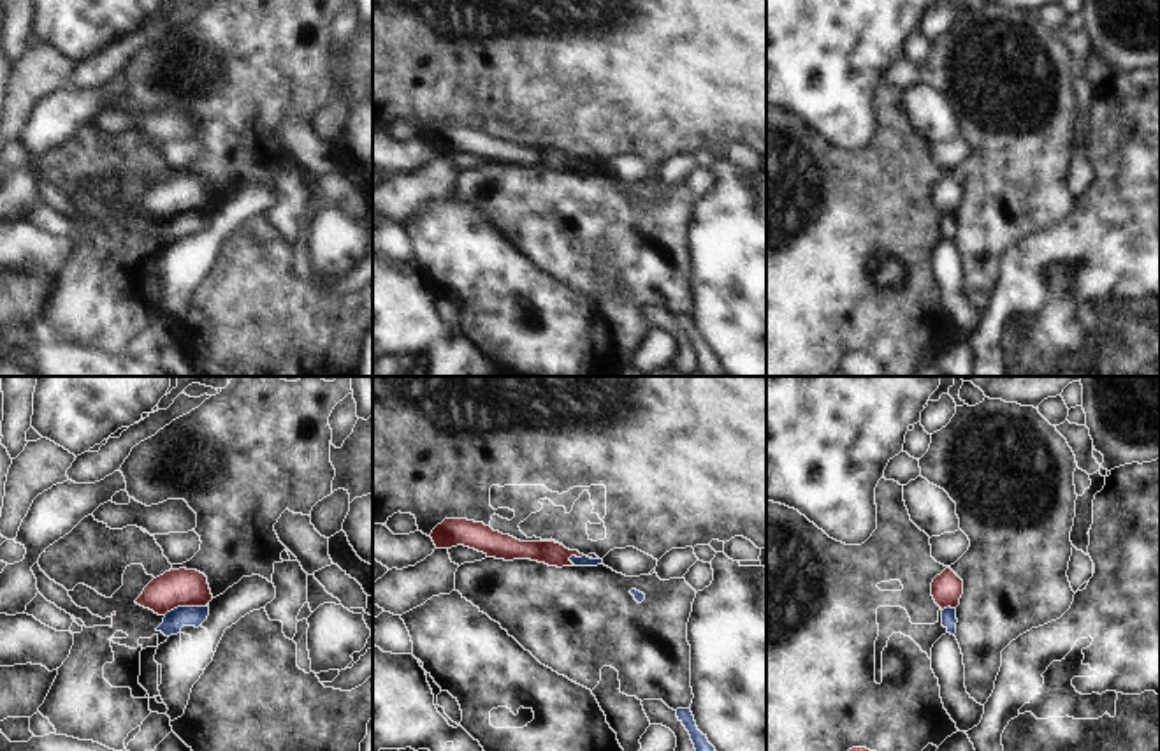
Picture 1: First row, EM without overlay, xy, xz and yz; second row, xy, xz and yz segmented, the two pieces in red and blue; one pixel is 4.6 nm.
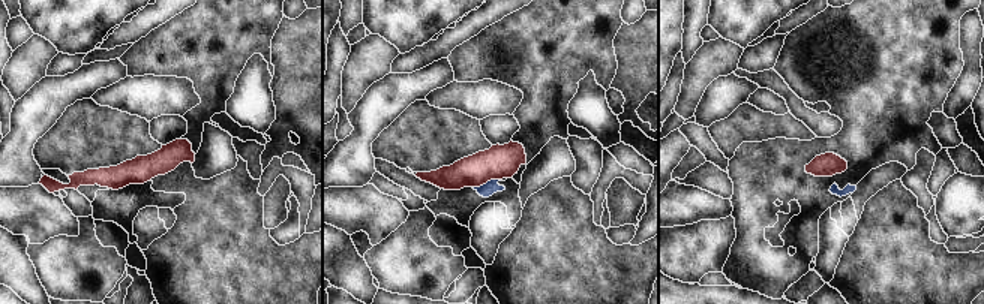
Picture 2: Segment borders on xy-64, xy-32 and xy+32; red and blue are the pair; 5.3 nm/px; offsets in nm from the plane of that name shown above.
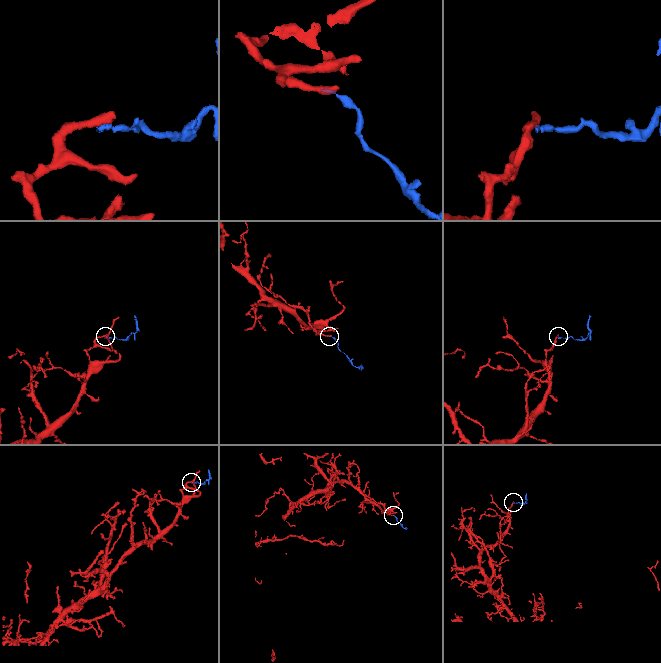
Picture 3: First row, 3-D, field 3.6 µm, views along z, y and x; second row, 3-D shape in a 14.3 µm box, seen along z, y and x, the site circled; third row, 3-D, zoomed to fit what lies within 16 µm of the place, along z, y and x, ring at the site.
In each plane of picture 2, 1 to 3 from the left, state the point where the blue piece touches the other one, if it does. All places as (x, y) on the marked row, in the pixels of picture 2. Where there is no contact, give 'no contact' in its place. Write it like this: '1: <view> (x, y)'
1: no contact
2: xy-32 (486, 181)
3: no contact

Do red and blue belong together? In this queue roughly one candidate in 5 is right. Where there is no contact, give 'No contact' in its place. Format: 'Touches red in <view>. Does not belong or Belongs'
Touches red in xy. Does not belong.

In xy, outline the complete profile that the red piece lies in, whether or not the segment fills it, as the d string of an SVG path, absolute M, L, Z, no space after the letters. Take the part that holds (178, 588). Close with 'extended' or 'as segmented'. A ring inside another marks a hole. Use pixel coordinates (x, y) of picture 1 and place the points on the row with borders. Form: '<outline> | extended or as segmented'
M170 570L153 579L135 600L158 616L178 607L206 607L213 600L207 577L197 570Z | as segmented

